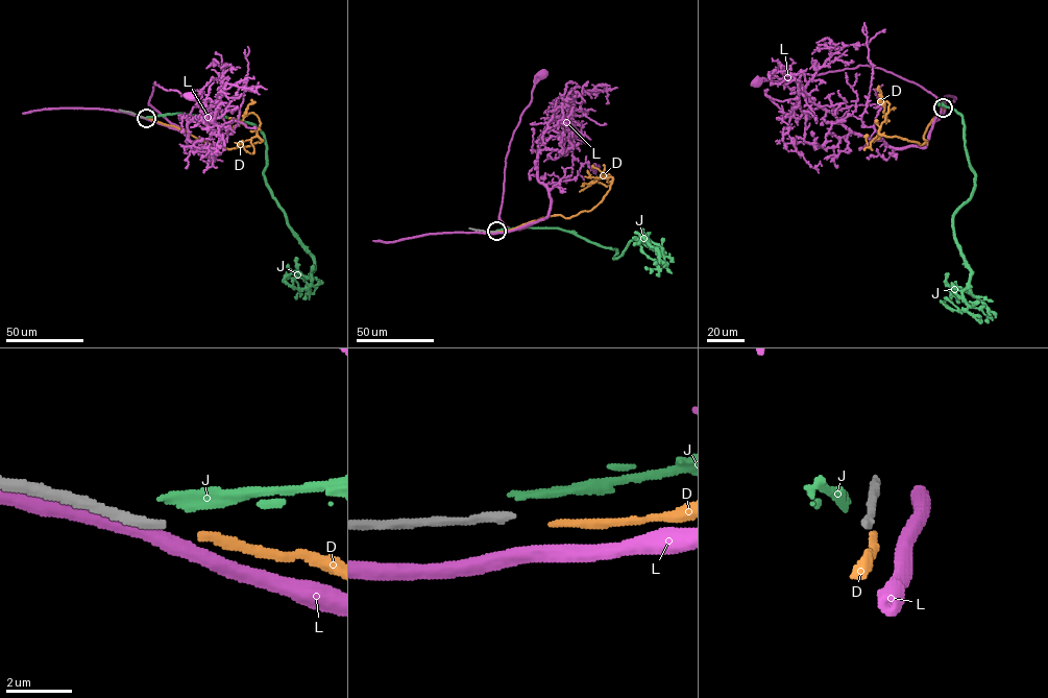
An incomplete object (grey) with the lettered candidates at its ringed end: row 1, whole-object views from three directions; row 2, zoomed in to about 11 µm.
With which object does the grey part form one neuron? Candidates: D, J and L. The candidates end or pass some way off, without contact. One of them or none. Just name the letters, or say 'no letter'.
D

